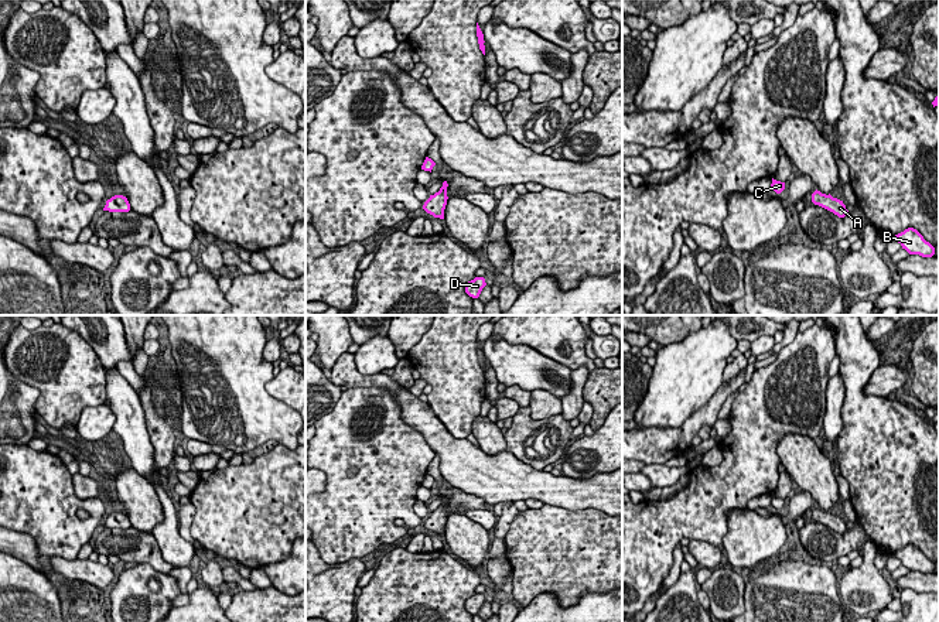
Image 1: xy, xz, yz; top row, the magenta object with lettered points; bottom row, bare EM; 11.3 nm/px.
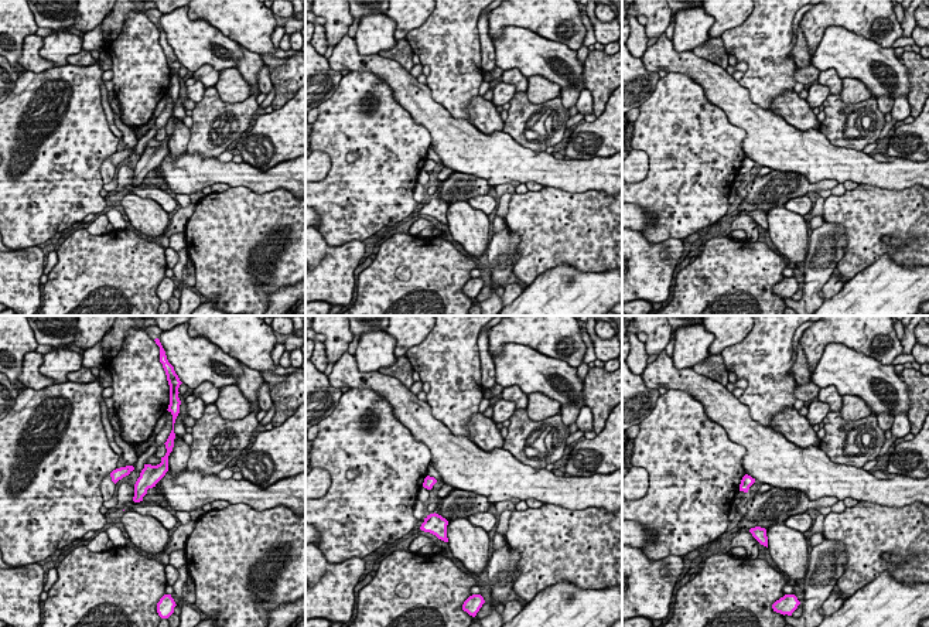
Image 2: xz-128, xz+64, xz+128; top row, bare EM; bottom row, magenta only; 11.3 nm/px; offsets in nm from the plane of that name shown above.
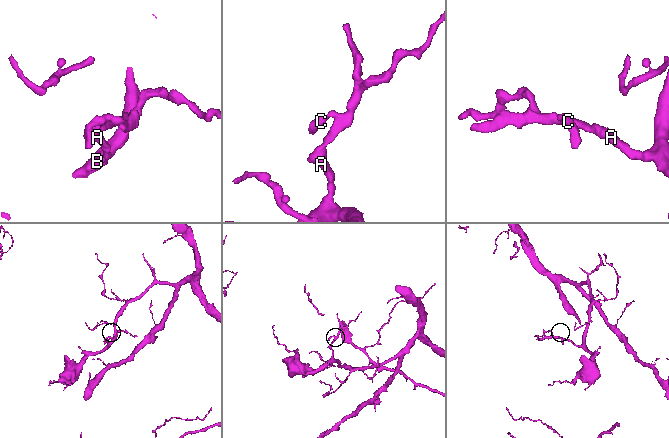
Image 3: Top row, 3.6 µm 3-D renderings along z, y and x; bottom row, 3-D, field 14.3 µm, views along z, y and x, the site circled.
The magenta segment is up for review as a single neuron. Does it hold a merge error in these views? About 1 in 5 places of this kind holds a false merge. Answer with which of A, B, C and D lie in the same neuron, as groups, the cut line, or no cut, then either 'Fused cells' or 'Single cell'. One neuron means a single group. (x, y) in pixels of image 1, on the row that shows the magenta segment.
Groups: A B C D. No split. Single cell

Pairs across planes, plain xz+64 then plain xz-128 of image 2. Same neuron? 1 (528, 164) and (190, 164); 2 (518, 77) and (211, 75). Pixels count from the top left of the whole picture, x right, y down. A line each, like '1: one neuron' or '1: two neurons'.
1: one neuron
2: one neuron

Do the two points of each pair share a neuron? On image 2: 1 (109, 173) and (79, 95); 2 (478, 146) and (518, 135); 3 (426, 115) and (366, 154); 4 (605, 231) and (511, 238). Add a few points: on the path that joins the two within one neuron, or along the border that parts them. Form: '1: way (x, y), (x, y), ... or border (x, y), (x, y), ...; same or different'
1: border (109, 154), (99, 167), (102, 183); different
2: border (504, 130), (521, 145), (542, 152); different
3: border (395, 96), (410, 116), (429, 132), (431, 145); different
4: border (506, 227), (519, 237), (518, 259), (512, 271); different

